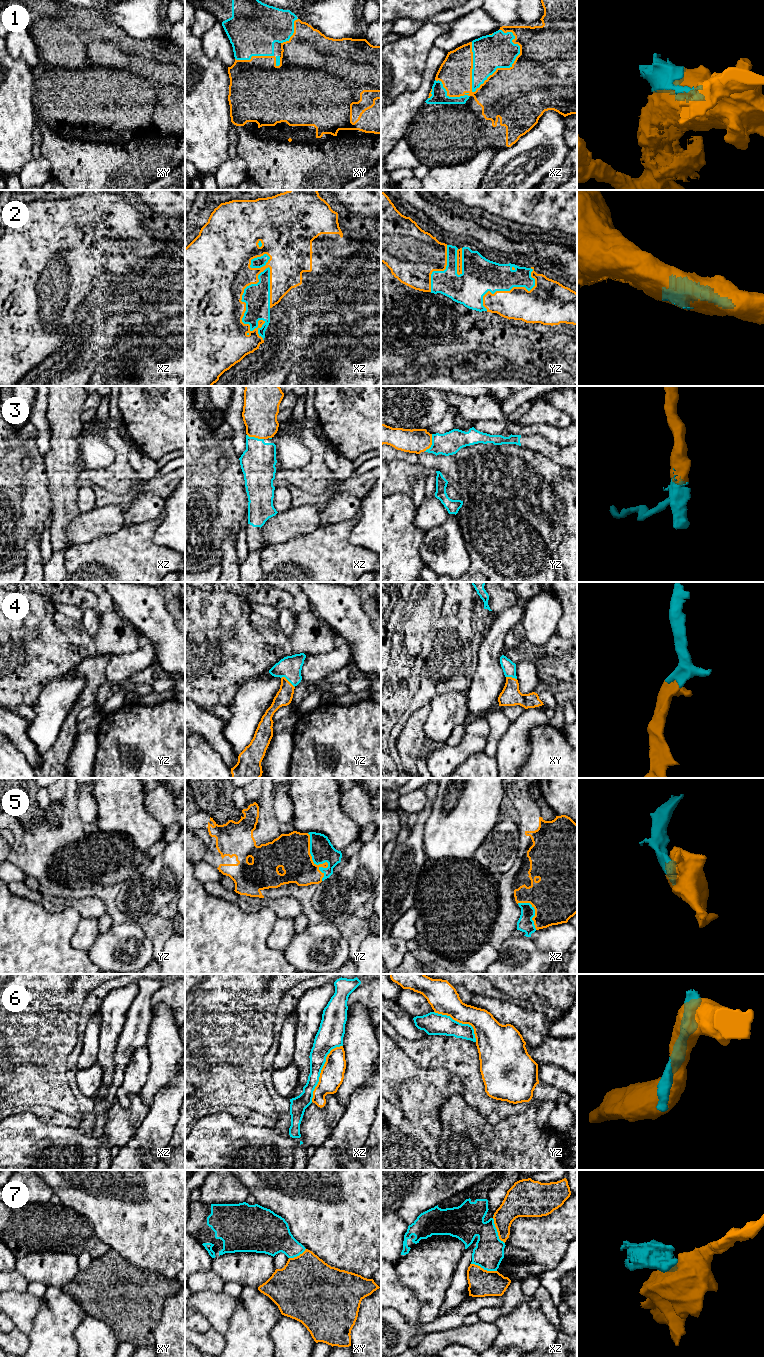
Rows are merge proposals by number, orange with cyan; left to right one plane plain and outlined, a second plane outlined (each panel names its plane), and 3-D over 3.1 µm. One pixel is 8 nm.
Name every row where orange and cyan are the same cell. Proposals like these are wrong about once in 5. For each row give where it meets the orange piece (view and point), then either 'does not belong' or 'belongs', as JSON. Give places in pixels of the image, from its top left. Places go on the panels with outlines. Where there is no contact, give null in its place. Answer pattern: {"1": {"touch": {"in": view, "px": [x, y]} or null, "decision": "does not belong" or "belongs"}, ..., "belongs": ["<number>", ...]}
{"1": {"touch": {"in": "xz", "px": [510, 67]}, "decision": "belongs"}, "2": {"touch": {"in": "xz", "px": [245, 304]}, "decision": "belongs"}, "3": {"touch": {"in": "yz", "px": [431, 443]}, "decision": "belongs"}, "4": {"touch": {"in": "yz", "px": [288, 681]}, "decision": "belongs"}, "5": {"touch": {"in": "yz", "px": [311, 857]}, "decision": "belongs"}, "6": {"touch": {"in": "xz", "px": [321, 1070]}, "decision": "does not belong"}, "7": {"touch": {"in": "xz", "px": [497, 1231]}, "decision": "does not belong"}, "belongs": ["1", "2", "3", "4", "5"]}

